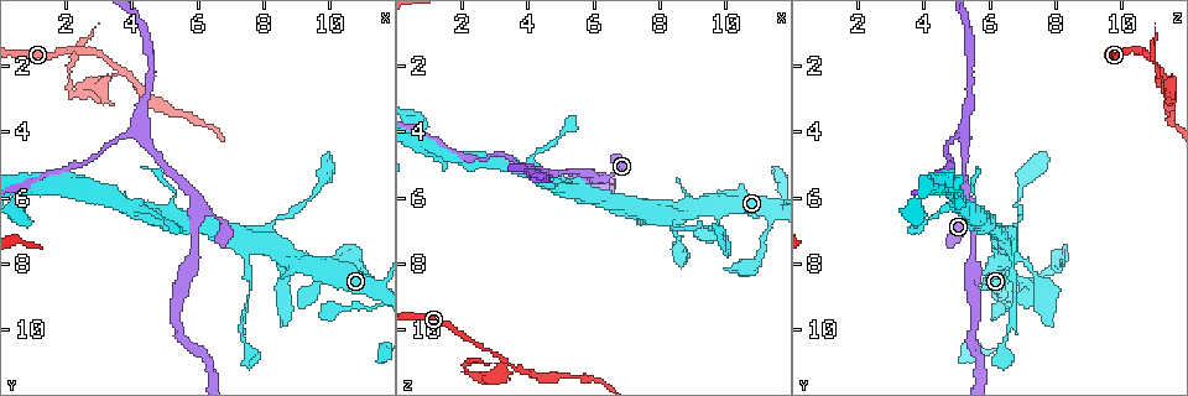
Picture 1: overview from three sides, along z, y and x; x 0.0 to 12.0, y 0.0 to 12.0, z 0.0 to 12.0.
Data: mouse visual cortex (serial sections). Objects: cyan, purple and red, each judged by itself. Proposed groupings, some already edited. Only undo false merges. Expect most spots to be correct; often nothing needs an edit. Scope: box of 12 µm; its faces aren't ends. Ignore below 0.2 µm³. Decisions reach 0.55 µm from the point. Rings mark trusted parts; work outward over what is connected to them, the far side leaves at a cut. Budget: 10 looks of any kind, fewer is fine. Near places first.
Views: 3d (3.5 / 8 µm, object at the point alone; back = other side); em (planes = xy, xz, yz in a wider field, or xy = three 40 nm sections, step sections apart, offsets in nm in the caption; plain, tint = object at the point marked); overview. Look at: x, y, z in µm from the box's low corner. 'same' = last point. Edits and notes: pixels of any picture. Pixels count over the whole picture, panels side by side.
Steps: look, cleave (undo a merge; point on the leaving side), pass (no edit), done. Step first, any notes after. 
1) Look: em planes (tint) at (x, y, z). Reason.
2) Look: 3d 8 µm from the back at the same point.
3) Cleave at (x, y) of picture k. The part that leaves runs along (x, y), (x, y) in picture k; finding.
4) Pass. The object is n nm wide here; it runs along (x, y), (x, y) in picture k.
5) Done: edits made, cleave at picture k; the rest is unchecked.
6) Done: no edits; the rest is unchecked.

Look: 3d 3.5 µm from the back at (8.0, 7.0, 6.8). Abrupt turn.

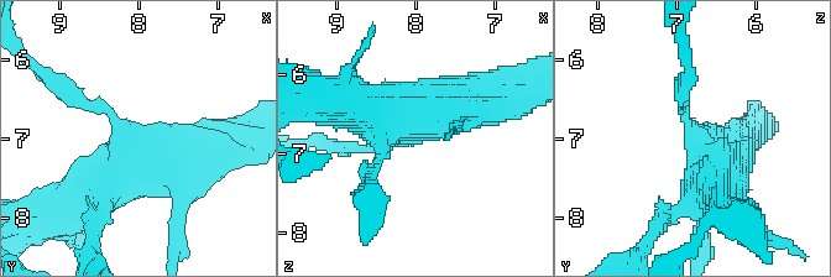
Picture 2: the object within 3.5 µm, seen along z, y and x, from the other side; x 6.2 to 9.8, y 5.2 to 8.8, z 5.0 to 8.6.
Look: em xy step 3 (tint) at (8.05, 7.00, 6.75). Now the EM.

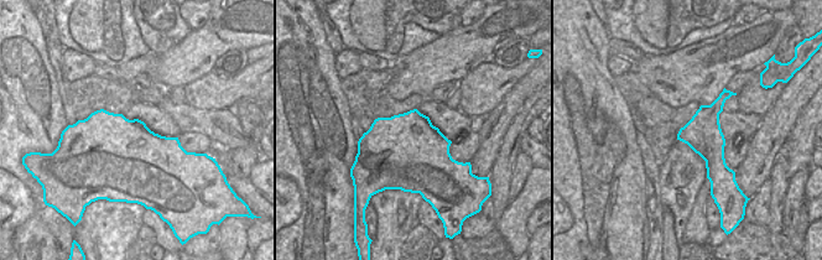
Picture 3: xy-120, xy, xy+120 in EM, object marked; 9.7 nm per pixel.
Pass. It runs along (93, 202), (131, 167), (238, 132) in picture 2; all the same cell.

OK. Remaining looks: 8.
Look: 3d 3.5 µm at (6.0, 6.3, 5.5). Sudden change in width.

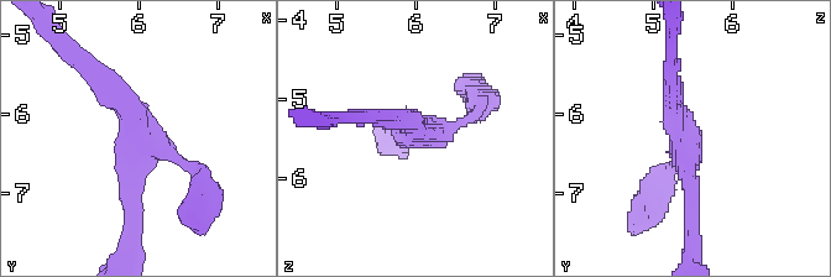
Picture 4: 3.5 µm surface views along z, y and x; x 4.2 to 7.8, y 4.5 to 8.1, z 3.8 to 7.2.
Look: em xy step 5 (tint) at (6.00, 6.30, 5.40).

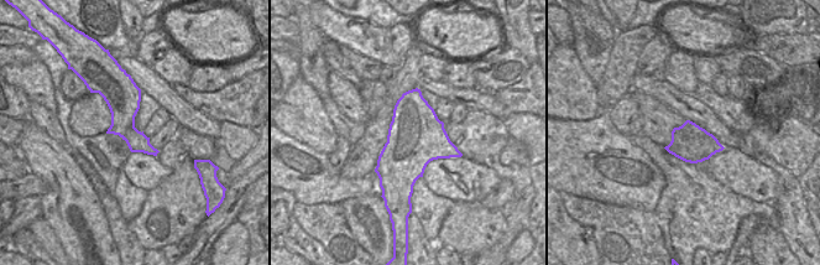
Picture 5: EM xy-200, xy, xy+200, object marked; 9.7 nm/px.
Pass. The object is 550 nm wide here; it runs along (200, 177), (151, 146), (90, 71) in picture 4; one cell here.

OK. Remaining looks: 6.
Look: 3d 3.5 µm at (4.1, 4.0, 5.2). Sudden change in width.

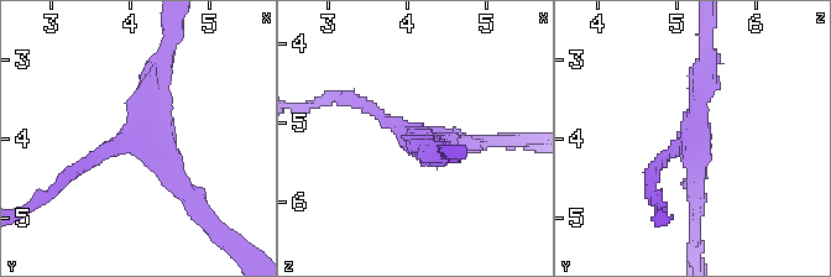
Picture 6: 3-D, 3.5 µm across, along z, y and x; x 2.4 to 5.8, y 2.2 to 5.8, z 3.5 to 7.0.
Pass. The arms are 150, 250, 300 nm wide; it runs along (199, 207), (142, 142), (157, 67) in picture 6; all the same cell.

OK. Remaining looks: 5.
Look: 3d 3.5 µm at (2.5, 4.9, 4.9). Narrows sharply.

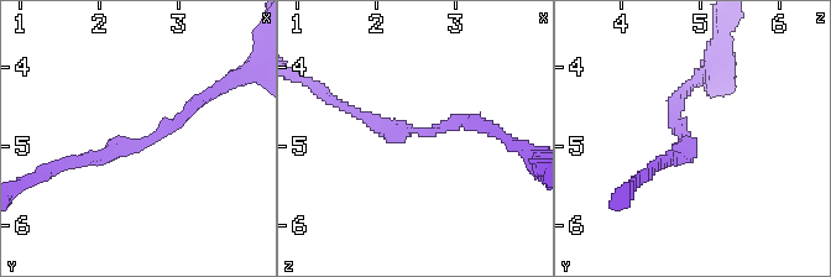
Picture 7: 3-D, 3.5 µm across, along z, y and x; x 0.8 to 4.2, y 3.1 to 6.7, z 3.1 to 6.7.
Look: em xy step 1 (tint) at (2.50, 4.90, 4.85). The arms are 150, 150 nm wide; need the tissue.

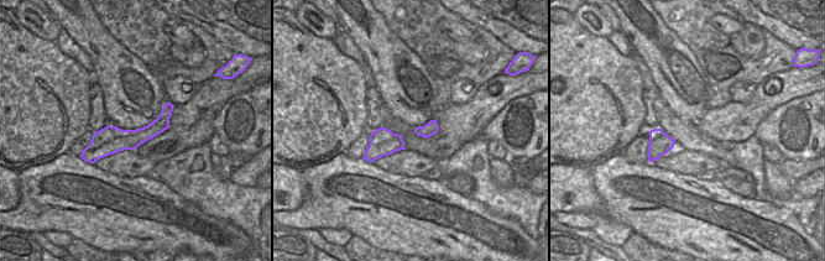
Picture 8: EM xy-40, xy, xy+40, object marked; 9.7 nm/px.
Pass. It runs along (204, 98), (151, 140), (63, 162) in picture 7; all the same cell.

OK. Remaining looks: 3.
Done: no edits; the rest is unchecked.

